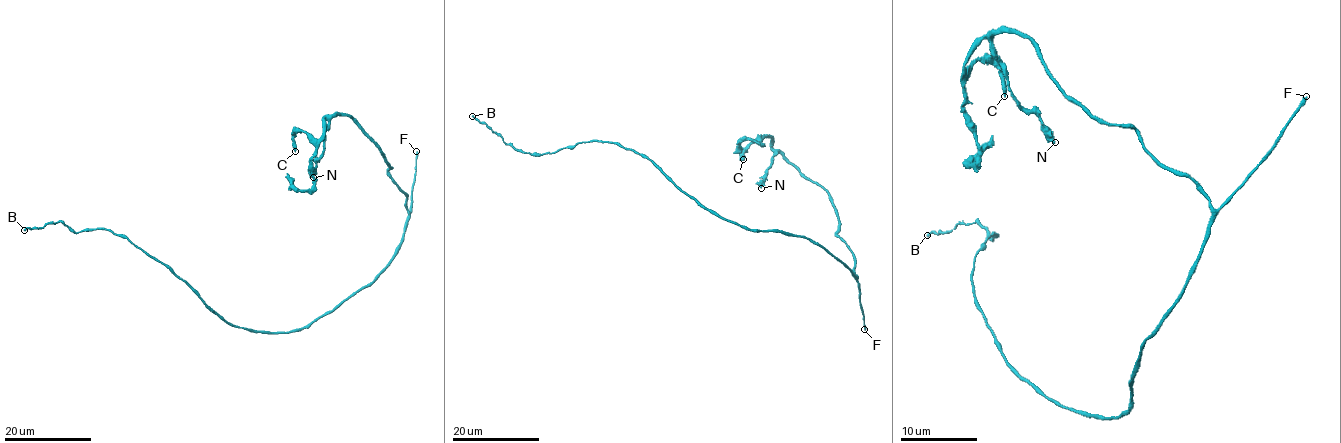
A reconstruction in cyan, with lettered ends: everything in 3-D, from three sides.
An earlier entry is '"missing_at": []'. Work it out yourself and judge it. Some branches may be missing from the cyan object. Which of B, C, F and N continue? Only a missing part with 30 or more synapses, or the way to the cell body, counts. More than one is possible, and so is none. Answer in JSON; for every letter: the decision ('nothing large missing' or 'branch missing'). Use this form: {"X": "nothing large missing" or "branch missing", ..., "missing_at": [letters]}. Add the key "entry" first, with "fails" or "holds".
{"entry": "fails", "B": "nothing large missing", "C": "nothing large missing", "F": "branch missing", "N": "nothing large missing", "missing_at": ["F"]}

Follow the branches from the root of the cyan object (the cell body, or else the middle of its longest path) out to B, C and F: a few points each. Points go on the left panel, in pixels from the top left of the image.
B: (357, 292), (302, 328), (249, 331), (222, 320), (125, 237), (105, 228), (74, 233), (61, 222), (24, 230)
C: (357, 292), (400, 243), (406, 196), (380, 148), (346, 115), (327, 115), (319, 139), (297, 131), (295, 151)
F: (357, 292), (367, 286), (388, 263), (401, 240), (410, 213), (416, 151)

